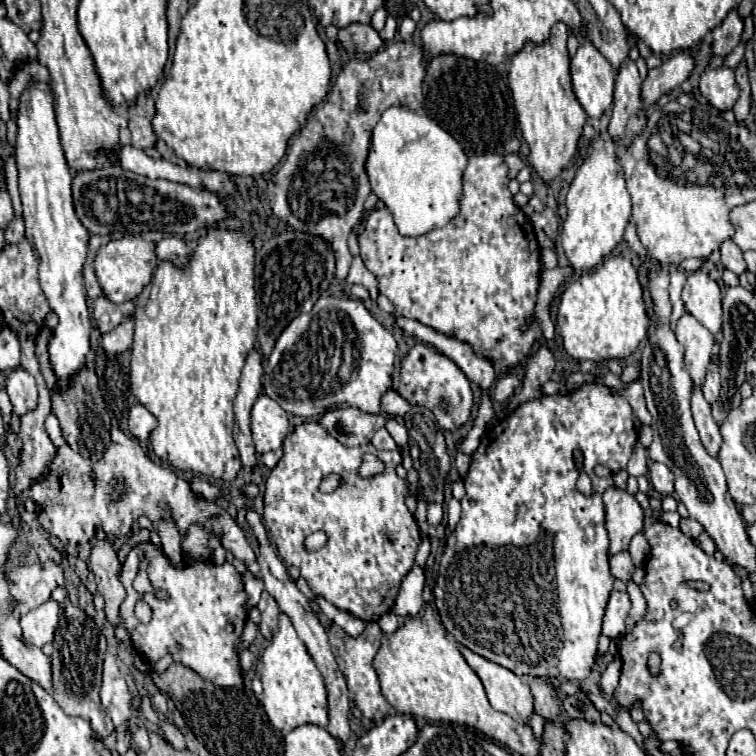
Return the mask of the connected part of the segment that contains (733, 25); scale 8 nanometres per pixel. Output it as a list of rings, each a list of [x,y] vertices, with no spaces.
[[[730,11],[728,17],[724,19],[724,23],[712,31],[712,37],[714,37],[712,53],[720,55],[720,57],[726,57],[728,53],[732,53],[732,49],[740,43],[742,29],[744,29],[742,19],[738,17],[736,11]]]

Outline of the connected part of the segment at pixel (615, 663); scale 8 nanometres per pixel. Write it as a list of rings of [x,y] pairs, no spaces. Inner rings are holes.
[[[616,655],[610,663],[608,663],[608,667],[606,667],[606,671],[602,673],[602,679],[600,679],[600,687],[602,687],[602,693],[610,699],[610,695],[612,695],[612,691],[616,689],[616,685],[618,685],[618,677],[620,677],[620,669],[622,669],[622,661],[620,661],[620,657]]]

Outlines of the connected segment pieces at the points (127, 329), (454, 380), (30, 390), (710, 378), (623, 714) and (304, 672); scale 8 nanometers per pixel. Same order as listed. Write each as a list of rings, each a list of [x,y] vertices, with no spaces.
[[[132,319],[122,323],[114,331],[106,333],[104,341],[102,341],[102,347],[104,347],[106,355],[114,357],[114,355],[120,355],[126,349],[130,349],[132,347],[132,335],[134,335],[134,321]]]
[[[416,343],[408,351],[408,355],[404,357],[404,361],[400,365],[400,373],[398,373],[396,383],[398,385],[394,385],[394,389],[404,399],[408,399],[414,405],[426,407],[436,415],[436,423],[440,429],[454,431],[470,421],[470,413],[474,407],[470,381],[466,379],[466,375],[462,373],[462,369],[456,363],[452,363],[446,355],[436,351],[432,345]]]
[[[18,367],[16,371],[8,373],[6,389],[8,389],[10,401],[14,405],[14,413],[18,417],[22,417],[24,413],[36,409],[36,403],[38,403],[38,387],[36,387],[34,377],[28,371],[24,371],[24,369]]]
[[[712,355],[710,365],[708,365],[708,375],[706,375],[706,383],[702,387],[704,397],[708,399],[708,403],[714,403],[718,399],[720,393],[720,359],[716,355]]]
[[[618,709],[618,717],[616,717],[614,721],[616,721],[616,725],[618,725],[622,731],[626,731],[628,735],[632,735],[632,739],[634,739],[640,747],[644,747],[644,737],[642,737],[642,733],[638,731],[638,725],[630,719],[630,713],[628,713],[628,711]]]
[[[278,615],[278,627],[276,635],[262,653],[262,671],[260,679],[264,685],[264,709],[270,719],[270,723],[282,731],[288,733],[300,725],[312,723],[326,727],[328,725],[328,703],[326,703],[326,685],[324,679],[310,657],[306,645],[300,641],[300,637],[294,631],[292,621],[288,615]]]

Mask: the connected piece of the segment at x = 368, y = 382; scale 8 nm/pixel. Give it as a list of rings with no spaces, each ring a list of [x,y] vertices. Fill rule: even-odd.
[[[322,295],[310,313],[298,315],[278,337],[264,367],[262,387],[286,413],[298,417],[320,417],[340,405],[378,415],[382,395],[392,389],[396,351],[398,343],[392,333],[370,315],[360,299]],[[340,387],[346,387],[344,403],[334,399]]]

